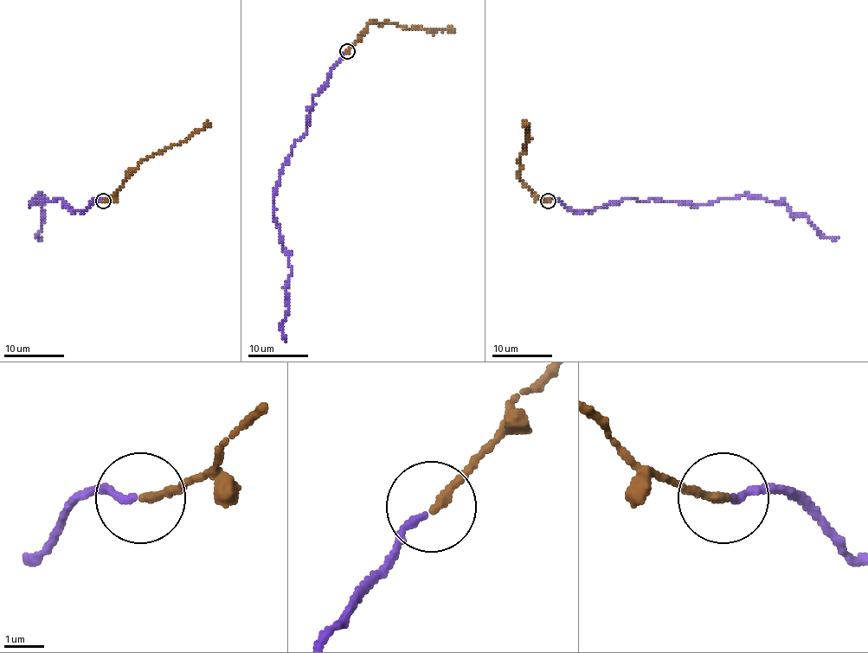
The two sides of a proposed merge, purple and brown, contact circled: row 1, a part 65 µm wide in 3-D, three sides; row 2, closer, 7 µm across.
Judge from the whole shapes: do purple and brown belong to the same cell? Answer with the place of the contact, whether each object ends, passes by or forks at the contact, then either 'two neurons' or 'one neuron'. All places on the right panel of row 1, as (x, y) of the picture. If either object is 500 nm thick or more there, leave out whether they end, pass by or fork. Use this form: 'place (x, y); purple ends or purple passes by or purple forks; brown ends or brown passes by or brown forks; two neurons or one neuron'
place (548, 201); purple ends; brown ends; two neurons

